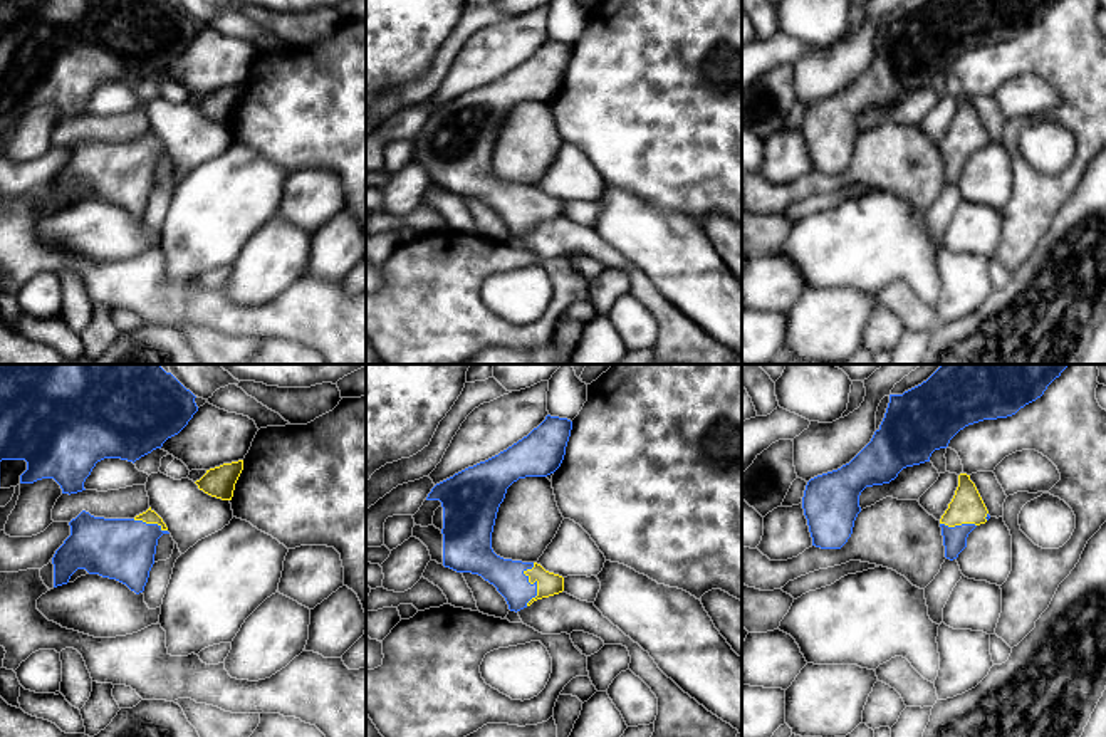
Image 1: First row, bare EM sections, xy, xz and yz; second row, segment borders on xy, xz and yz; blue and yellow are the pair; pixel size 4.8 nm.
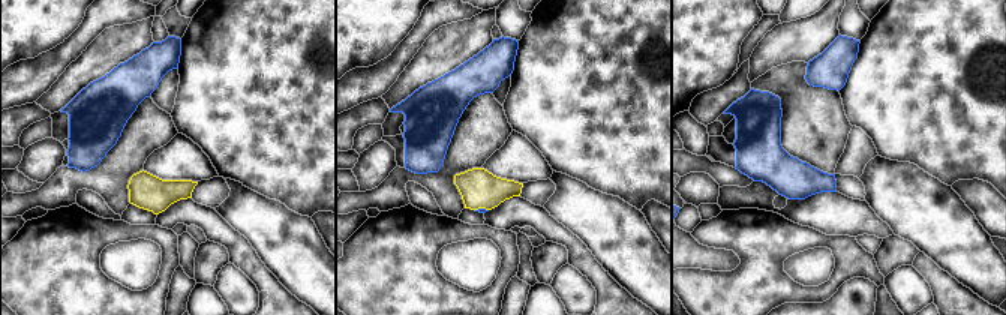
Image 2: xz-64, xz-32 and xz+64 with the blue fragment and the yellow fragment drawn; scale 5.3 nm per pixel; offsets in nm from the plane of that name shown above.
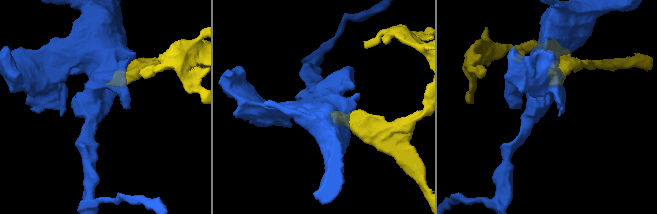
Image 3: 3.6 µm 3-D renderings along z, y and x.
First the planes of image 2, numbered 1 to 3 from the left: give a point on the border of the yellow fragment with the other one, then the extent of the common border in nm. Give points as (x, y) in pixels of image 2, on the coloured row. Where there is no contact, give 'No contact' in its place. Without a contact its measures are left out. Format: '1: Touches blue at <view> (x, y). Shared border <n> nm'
1: No contact
2: Touches blue at xz-32 (482, 209). Shared border 70 nm
3: No contact

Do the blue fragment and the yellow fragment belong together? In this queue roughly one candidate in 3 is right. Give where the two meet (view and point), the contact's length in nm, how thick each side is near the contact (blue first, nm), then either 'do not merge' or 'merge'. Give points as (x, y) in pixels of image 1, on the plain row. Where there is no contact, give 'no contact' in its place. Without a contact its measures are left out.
xz (534, 207) | 220 nm | 160/110 nm | merge

